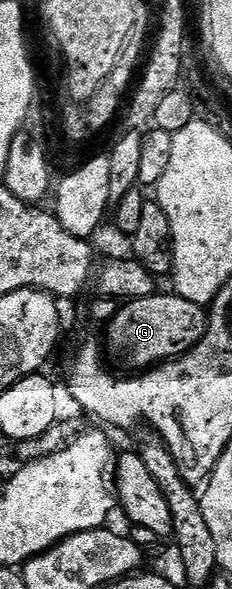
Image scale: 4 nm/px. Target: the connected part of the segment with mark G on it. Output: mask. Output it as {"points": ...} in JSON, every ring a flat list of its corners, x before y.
{"points":[[157,291,146,299,129,301,117,308,106,325,108,349,132,371,147,371,166,361,183,357,208,333,208,315,203,305,195,305,171,292]]}

